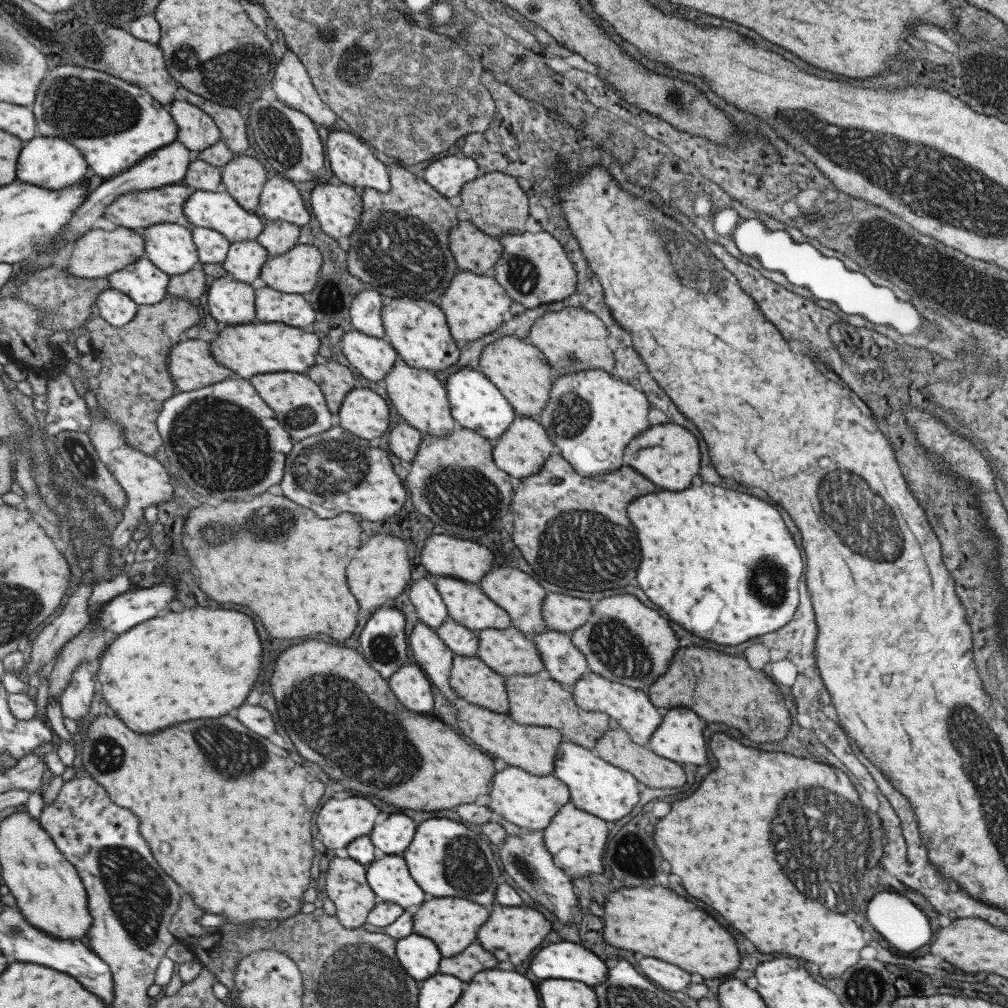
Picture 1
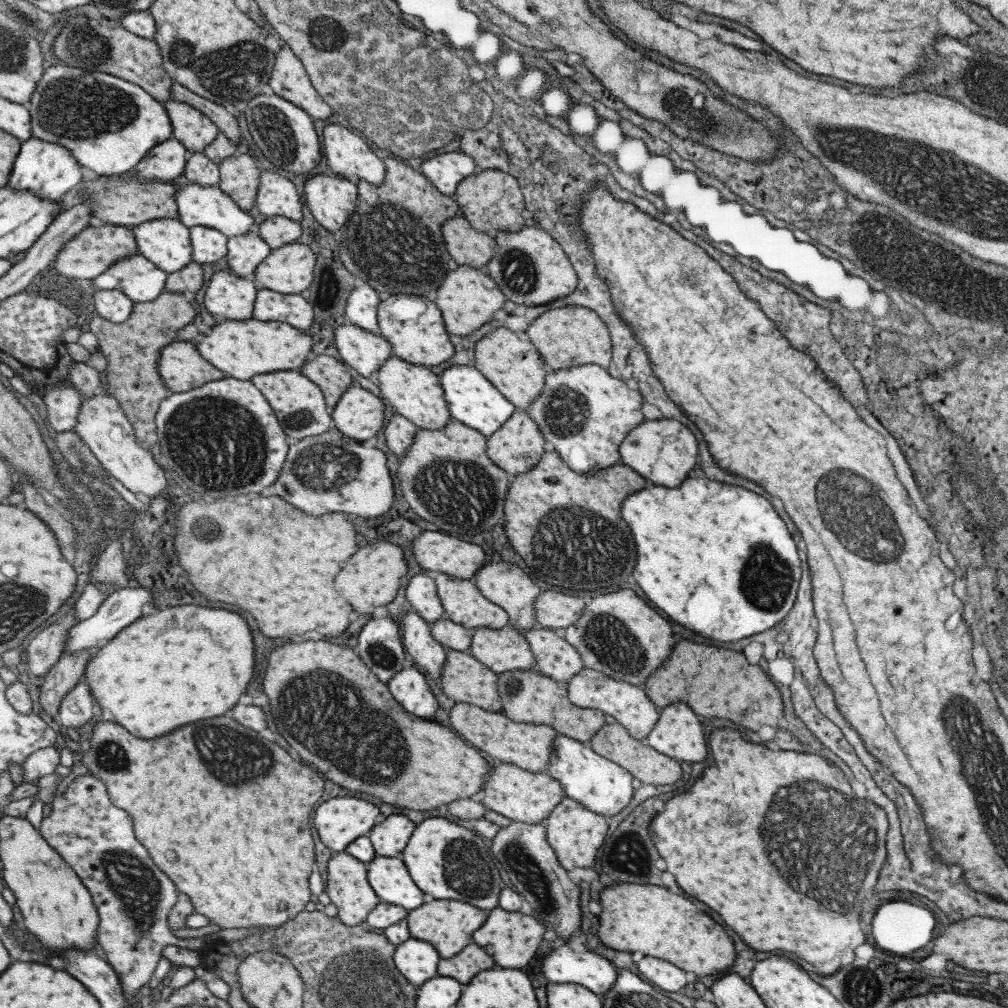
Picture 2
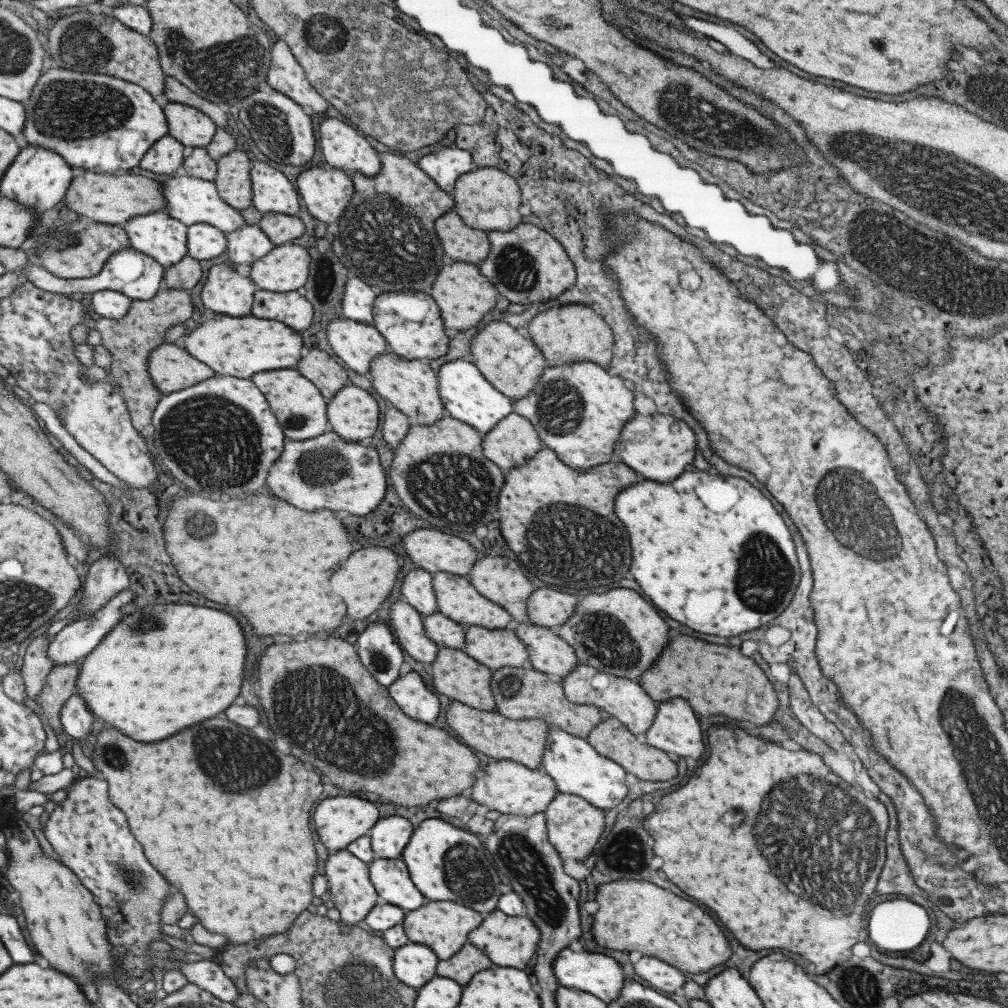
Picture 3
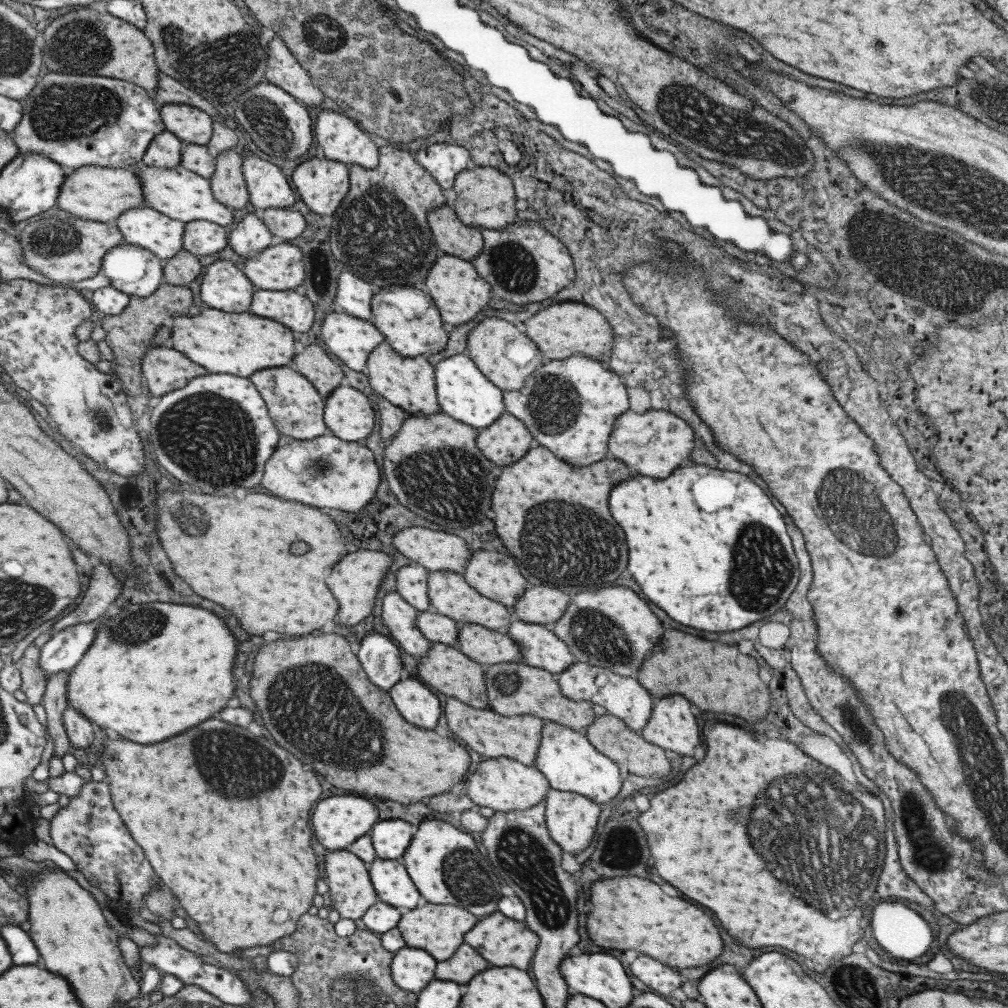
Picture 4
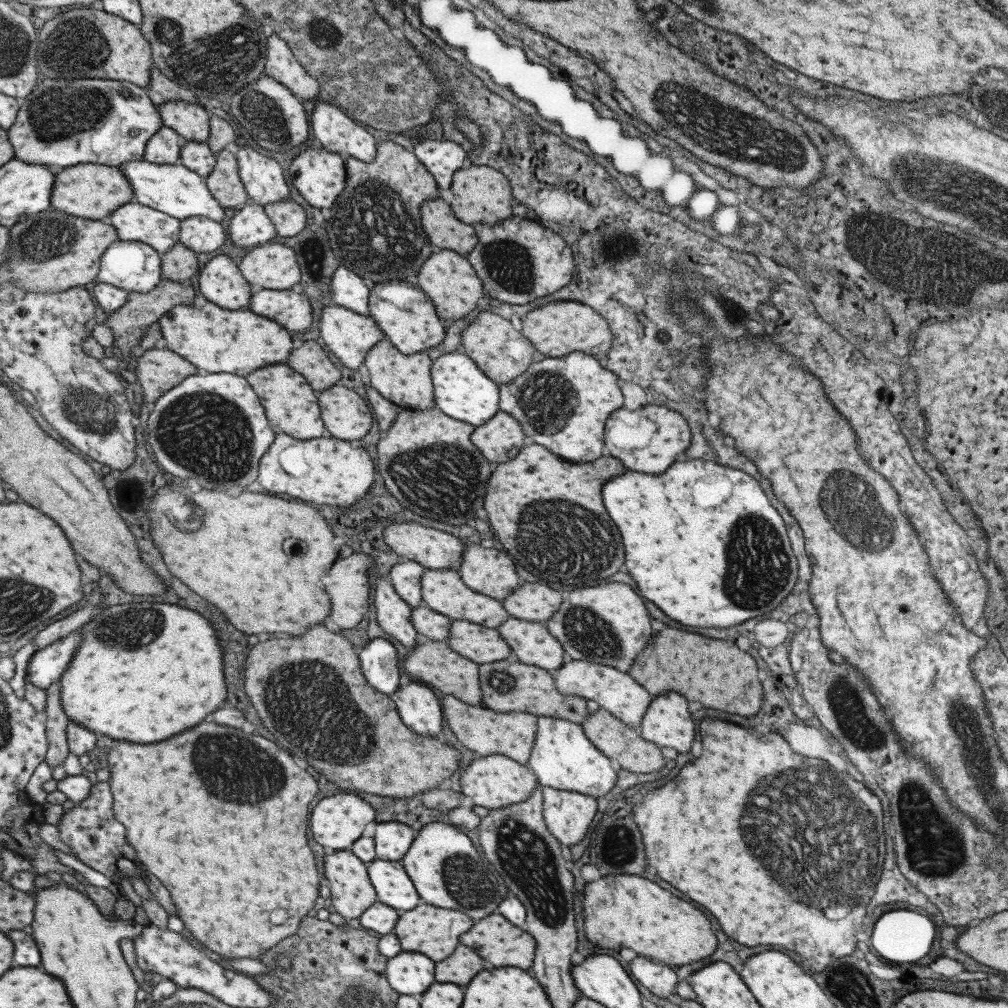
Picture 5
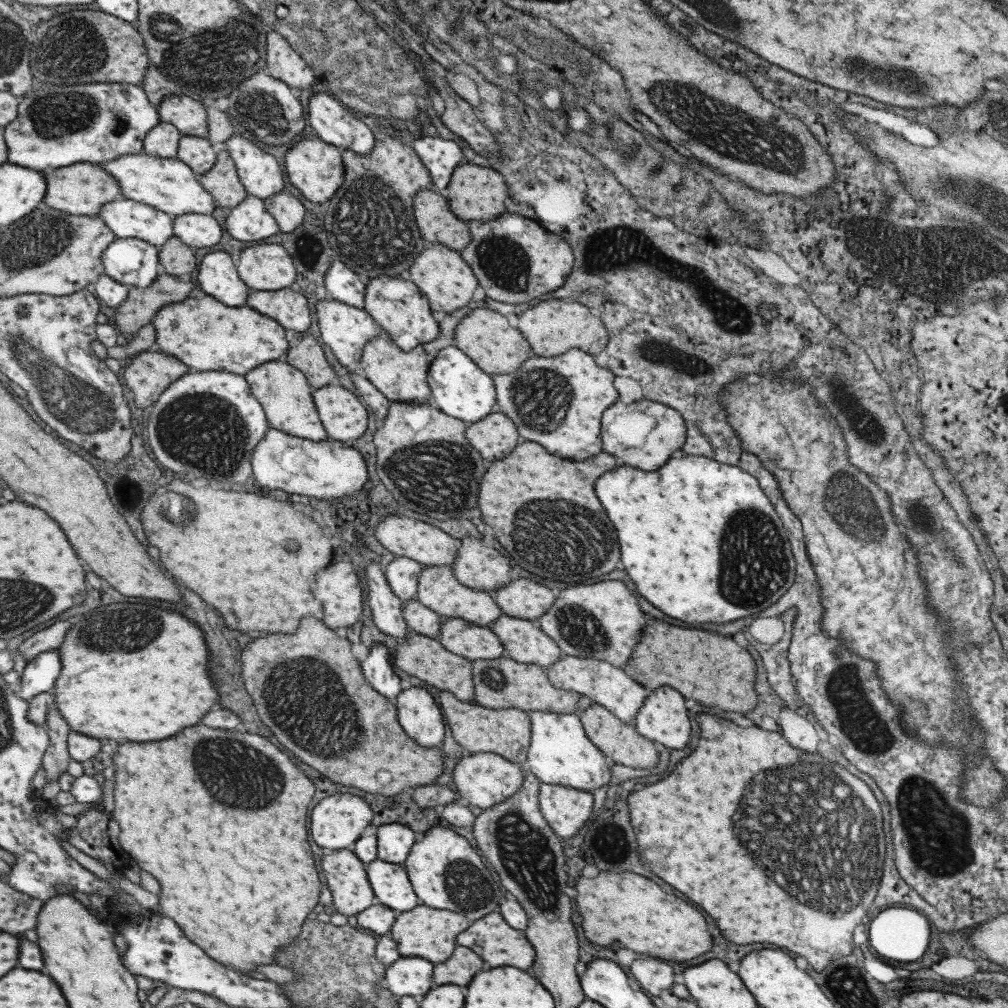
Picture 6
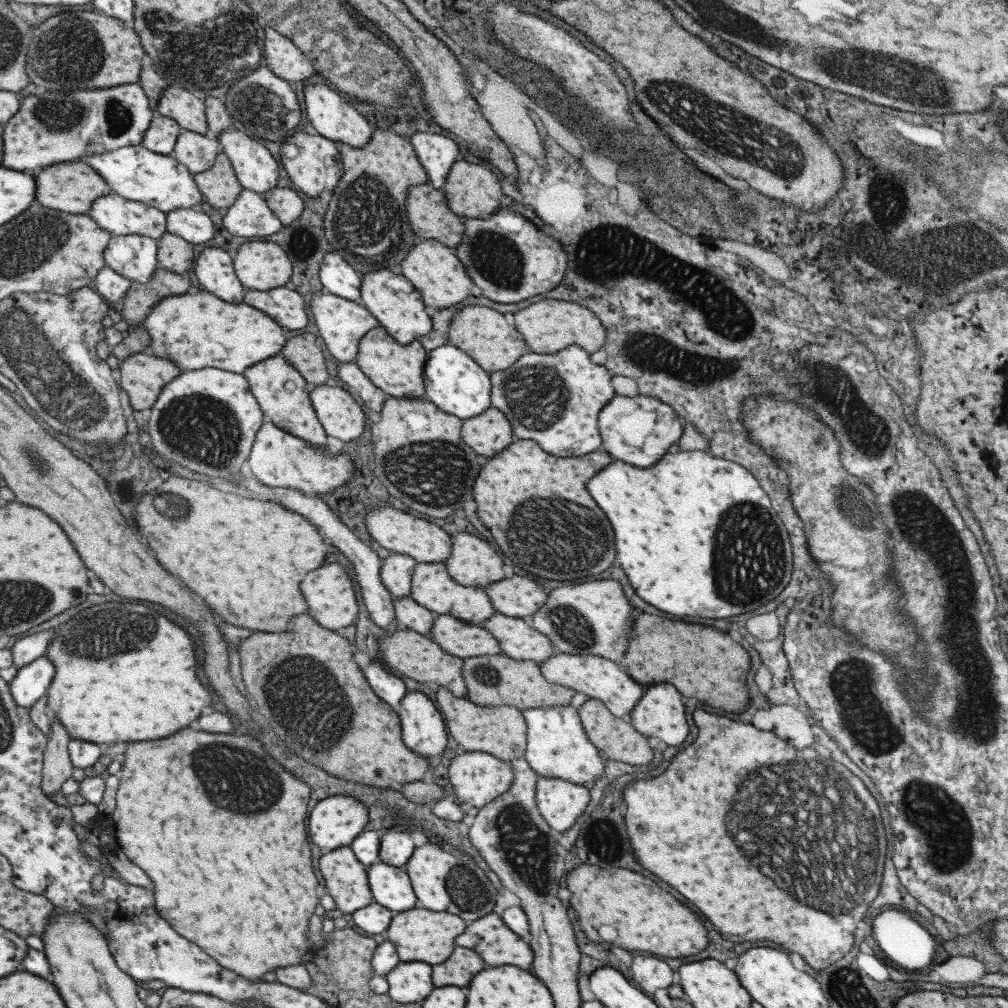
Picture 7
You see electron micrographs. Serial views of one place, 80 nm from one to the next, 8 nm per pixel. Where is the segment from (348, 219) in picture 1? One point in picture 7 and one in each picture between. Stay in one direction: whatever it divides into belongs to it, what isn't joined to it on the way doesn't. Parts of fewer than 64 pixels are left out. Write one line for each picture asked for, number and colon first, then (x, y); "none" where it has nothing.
2: (331, 200)
3: (325, 193)
4: (322, 184)
5: (318, 176)
6: (315, 168)
7: (313, 164)

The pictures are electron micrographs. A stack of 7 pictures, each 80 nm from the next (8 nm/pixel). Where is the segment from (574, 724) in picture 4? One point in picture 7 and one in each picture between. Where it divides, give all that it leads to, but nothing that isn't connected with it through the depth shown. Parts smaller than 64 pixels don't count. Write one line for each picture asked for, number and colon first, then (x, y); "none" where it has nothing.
5: (507, 686)
6: (499, 683)
7: (496, 680)

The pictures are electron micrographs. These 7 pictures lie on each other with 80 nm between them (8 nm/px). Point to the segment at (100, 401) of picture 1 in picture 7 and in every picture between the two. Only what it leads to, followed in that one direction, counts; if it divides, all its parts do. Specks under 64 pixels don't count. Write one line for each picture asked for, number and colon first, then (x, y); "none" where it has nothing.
2: (131, 348)
3: (129, 339)
4: (127, 334)
5: (128, 323)
6: (137, 310)
7: (138, 300)

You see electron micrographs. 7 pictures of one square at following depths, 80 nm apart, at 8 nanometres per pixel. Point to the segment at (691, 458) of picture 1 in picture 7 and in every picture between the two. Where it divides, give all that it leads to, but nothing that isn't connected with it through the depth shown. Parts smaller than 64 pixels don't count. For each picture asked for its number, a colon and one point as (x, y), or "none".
2: (661, 450)
3: (659, 446)
4: (654, 443)
5: (647, 440)
6: (643, 434)
7: (638, 429)

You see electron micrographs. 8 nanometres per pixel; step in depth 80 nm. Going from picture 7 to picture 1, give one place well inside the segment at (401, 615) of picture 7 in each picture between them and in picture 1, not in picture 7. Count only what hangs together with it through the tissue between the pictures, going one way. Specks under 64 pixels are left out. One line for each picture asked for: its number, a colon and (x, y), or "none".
1: (459, 640)
2: (448, 634)
3: (442, 631)
4: (436, 628)
5: (427, 624)
6: (419, 619)

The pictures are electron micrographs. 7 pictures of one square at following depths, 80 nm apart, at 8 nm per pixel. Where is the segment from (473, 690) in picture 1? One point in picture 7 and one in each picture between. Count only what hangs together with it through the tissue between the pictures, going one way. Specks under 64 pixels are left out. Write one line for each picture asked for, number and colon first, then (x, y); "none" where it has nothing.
2: (463, 679)
3: (455, 675)
4: (447, 669)
5: (429, 661)
6: (416, 655)
7: (416, 656)

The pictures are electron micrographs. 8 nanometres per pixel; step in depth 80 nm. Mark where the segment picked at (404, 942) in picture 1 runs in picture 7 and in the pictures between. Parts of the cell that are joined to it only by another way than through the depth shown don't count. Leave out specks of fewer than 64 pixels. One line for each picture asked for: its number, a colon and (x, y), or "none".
2: (416, 960)
3: (413, 964)
4: (411, 969)
5: (411, 973)
6: (407, 976)
7: (408, 982)

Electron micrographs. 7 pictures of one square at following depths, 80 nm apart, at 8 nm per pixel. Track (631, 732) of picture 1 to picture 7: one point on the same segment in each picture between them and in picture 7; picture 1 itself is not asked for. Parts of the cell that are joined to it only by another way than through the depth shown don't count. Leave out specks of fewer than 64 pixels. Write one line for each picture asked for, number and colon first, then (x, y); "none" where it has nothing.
2: (628, 704)
3: (624, 699)
4: (623, 697)
5: (616, 692)
6: (605, 685)
7: (596, 677)

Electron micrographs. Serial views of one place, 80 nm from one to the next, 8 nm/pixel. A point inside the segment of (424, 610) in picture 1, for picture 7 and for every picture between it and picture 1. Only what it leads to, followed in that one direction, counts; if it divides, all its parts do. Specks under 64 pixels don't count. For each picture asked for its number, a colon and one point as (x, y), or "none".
2: (420, 592)
3: (416, 590)
4: (411, 585)
5: (405, 576)
6: (401, 573)
7: (396, 569)

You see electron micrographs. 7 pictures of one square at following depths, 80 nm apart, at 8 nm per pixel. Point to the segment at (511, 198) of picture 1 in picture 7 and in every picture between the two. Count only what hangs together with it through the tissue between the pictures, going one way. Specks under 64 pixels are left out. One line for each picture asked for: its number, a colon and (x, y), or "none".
2: (490, 201)
3: (486, 199)
4: (485, 197)
5: (481, 194)
6: (474, 193)
7: (471, 191)

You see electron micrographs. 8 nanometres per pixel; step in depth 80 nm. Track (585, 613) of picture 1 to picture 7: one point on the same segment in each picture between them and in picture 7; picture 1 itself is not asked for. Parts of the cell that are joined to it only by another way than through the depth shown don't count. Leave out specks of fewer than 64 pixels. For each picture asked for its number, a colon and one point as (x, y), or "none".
2: (553, 610)
3: (545, 607)
4: (539, 605)
5: (531, 602)
6: (521, 598)
7: (519, 597)

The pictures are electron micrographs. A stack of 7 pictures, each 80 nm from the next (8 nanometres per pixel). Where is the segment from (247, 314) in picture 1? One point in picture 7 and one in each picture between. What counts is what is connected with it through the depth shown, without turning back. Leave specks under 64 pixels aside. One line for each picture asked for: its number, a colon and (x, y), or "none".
2: (228, 296)
3: (224, 291)
4: (223, 287)
5: (220, 282)
6: (217, 277)
7: (213, 268)

